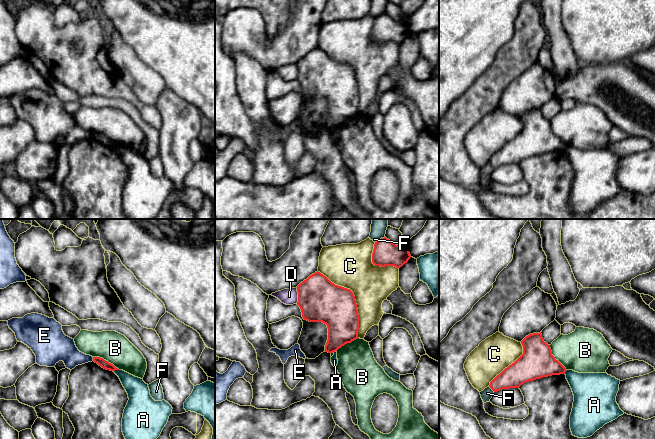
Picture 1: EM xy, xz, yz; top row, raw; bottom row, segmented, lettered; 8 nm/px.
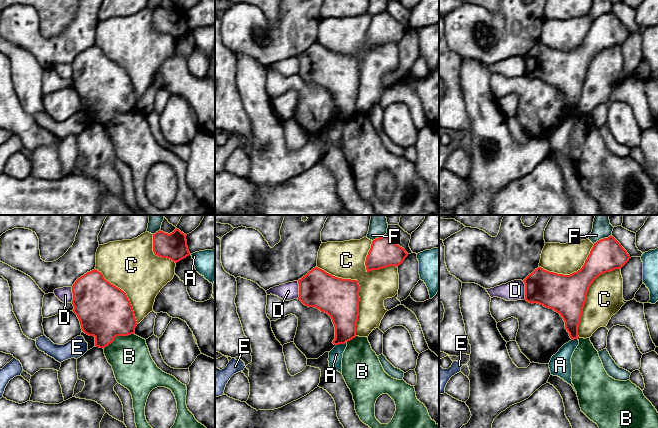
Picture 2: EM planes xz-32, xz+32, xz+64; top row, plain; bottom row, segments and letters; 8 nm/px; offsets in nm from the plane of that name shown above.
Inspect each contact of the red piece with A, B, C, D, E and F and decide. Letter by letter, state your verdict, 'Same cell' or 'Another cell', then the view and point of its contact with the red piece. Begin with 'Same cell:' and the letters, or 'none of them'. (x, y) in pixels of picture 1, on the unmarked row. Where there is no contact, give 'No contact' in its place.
Same cell: none of them
A: Another cell. Touches red at xy (115, 145)
B: Another cell. Touches red at xy (105, 136)
C: Another cell. Touches red at xz (354, 73)
D: Another cell. Touches red at xz (298, 72)
E: Another cell. Touches red at xy (93, 135)
F: Another cell. Touches red at xz (380, 15)

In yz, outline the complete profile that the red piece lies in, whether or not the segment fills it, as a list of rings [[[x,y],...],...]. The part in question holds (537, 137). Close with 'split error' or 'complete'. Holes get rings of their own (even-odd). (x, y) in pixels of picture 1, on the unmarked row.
[[[541,108],[526,112],[521,120],[523,130],[490,158],[489,163],[494,168],[519,164],[526,158],[567,147],[552,131],[550,121],[543,116]]]; complete

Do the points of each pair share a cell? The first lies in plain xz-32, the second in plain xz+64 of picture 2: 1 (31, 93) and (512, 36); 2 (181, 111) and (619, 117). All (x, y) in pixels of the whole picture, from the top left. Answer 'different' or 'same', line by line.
1: different
2: same

